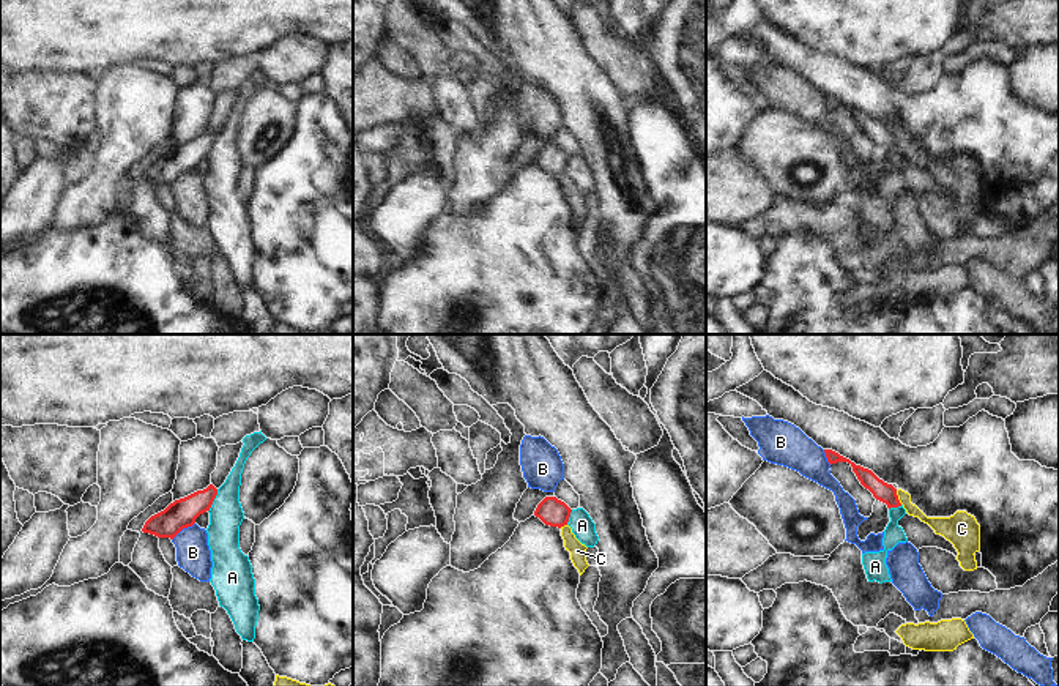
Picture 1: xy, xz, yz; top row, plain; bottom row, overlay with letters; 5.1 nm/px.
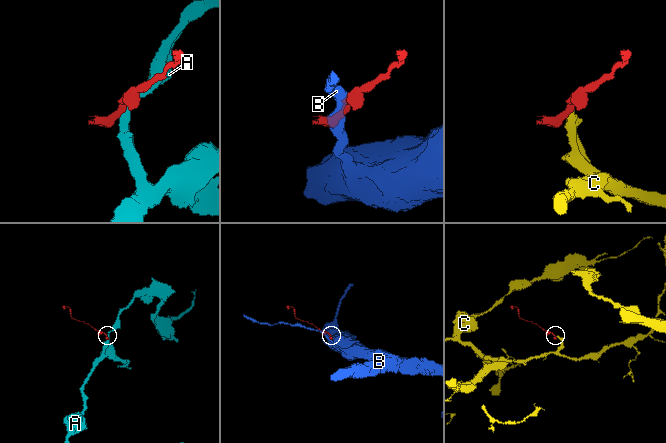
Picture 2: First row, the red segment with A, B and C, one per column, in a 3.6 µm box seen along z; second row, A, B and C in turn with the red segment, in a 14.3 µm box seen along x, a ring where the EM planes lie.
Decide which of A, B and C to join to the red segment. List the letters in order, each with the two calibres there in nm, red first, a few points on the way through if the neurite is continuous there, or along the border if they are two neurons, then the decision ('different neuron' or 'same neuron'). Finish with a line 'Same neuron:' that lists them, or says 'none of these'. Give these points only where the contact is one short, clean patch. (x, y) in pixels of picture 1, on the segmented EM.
A: 150/180 nm | along xy (218, 489), (208, 511) | different neuron
B: 150/180 nm | different neuron
C: 100/80 nm | along yz (895, 491), (902, 503) | different neuron
Same neuron: none of these

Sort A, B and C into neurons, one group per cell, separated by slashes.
A / B / C

